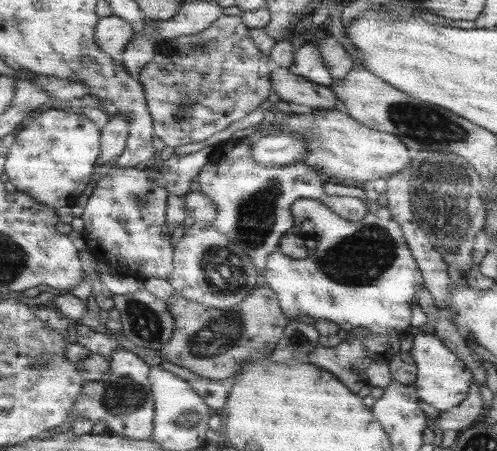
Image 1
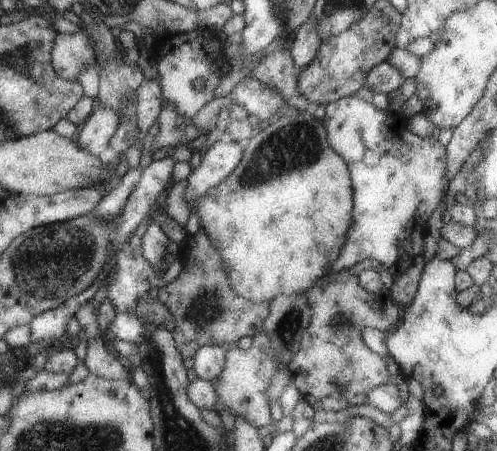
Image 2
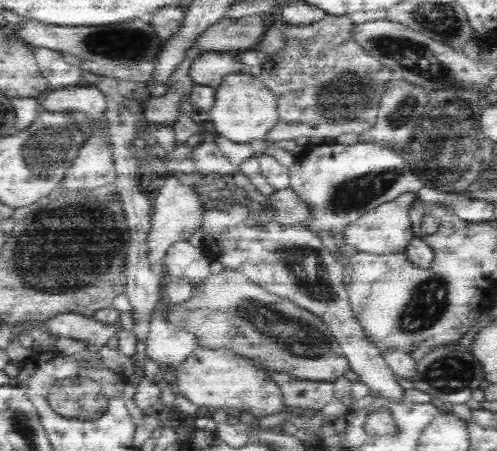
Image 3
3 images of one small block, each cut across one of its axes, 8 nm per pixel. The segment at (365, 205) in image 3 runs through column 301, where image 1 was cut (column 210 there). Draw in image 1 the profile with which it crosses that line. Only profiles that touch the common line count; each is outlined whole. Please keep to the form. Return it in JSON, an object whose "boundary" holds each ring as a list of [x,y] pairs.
{"boundary":[[[247,138],[243,142],[227,140],[221,146],[217,146],[213,158],[199,174],[199,184],[201,184],[201,192],[207,198],[211,196],[213,202],[217,202],[217,206],[221,208],[215,228],[219,228],[225,236],[229,236],[231,242],[243,246],[251,254],[261,274],[267,270],[269,256],[273,256],[281,248],[283,238],[295,228],[293,204],[297,204],[297,200],[319,200],[339,216],[353,222],[361,222],[369,214],[367,204],[357,198],[329,196],[325,184],[327,180],[321,176],[323,172],[319,172],[309,164],[299,162],[297,168],[259,166],[251,154],[253,142],[255,142],[253,138]]]}

